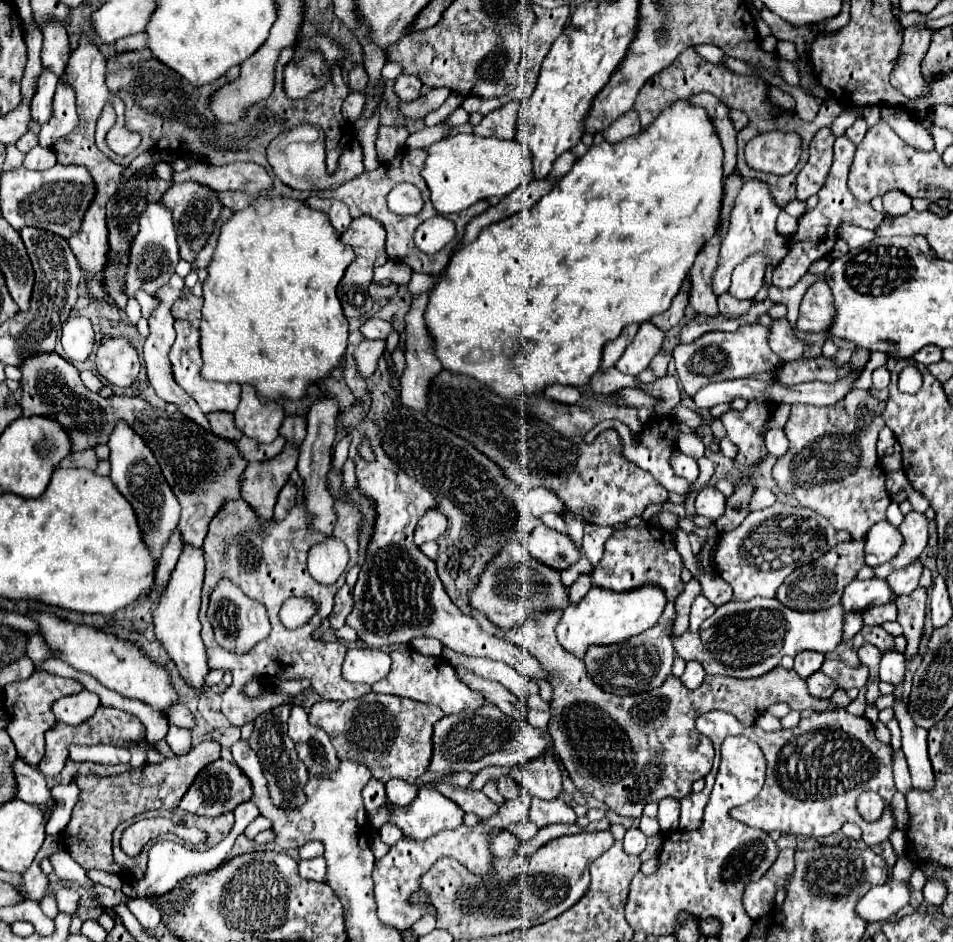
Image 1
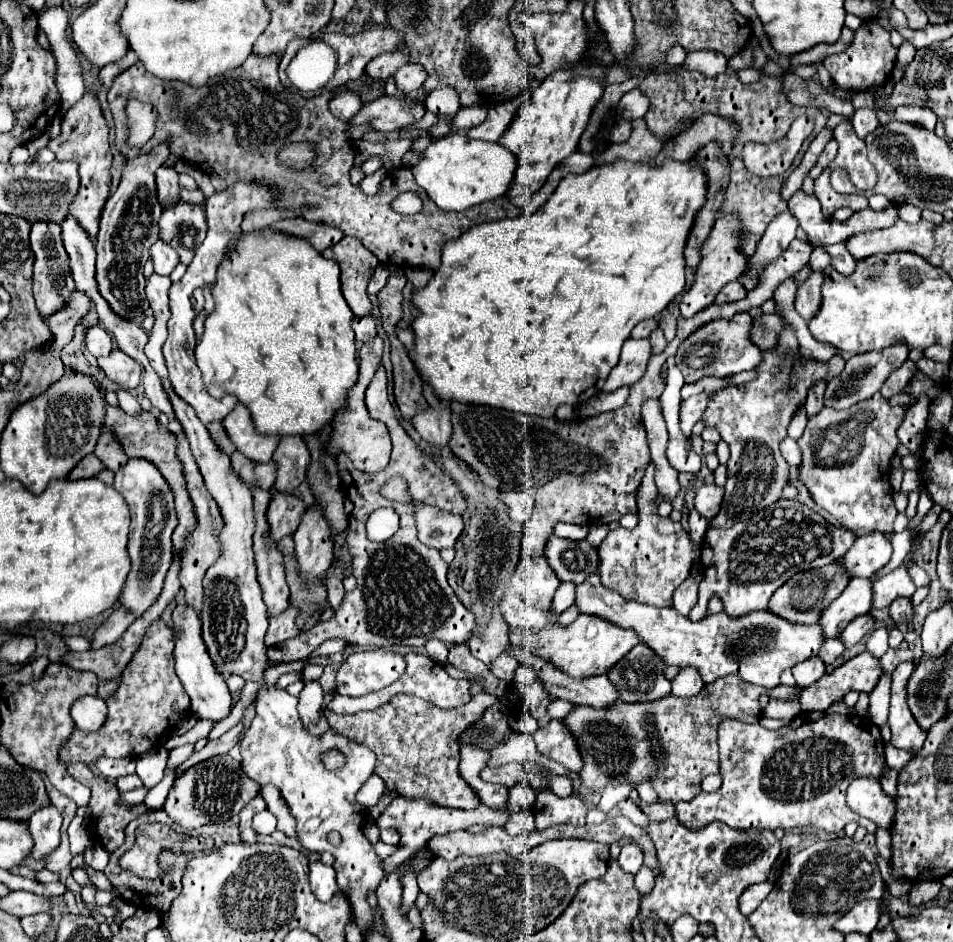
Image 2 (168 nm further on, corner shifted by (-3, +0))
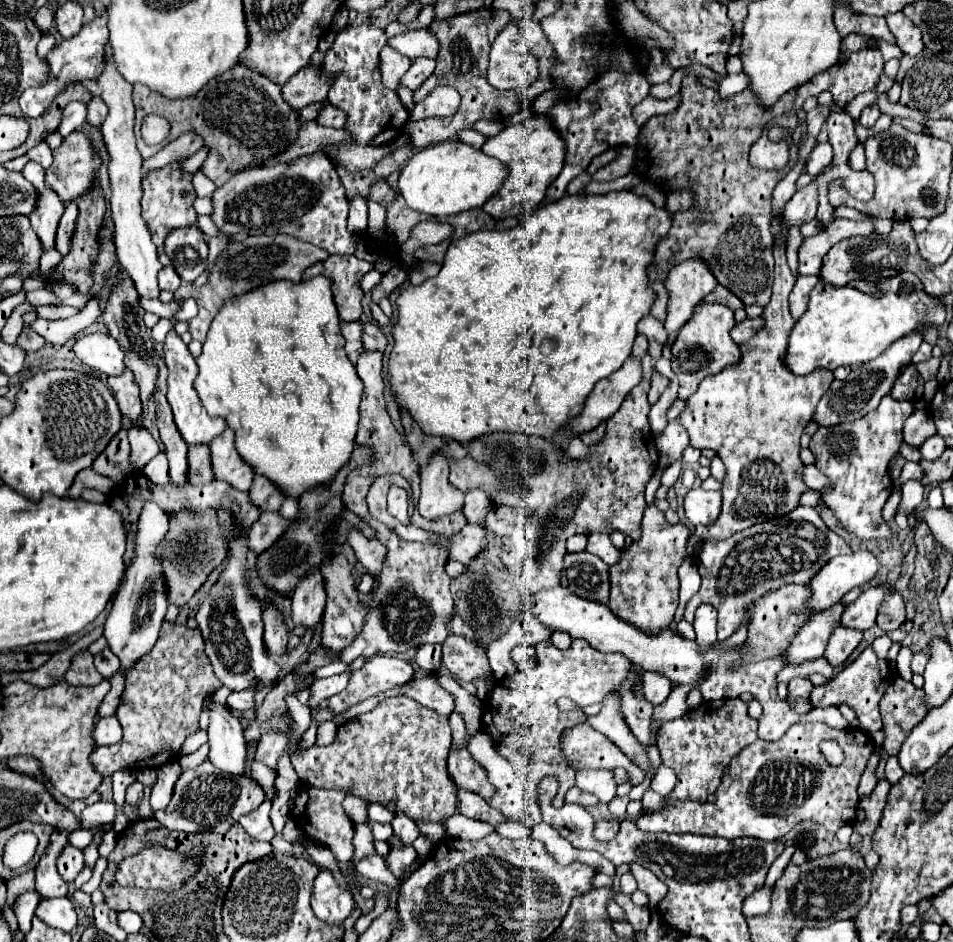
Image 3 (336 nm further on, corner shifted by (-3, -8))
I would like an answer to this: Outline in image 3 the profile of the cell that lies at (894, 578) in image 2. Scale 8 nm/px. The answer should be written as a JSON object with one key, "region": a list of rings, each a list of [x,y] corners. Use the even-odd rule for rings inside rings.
{"region":[[[872,586],[862,592],[862,596],[852,602],[840,618],[840,626],[854,628],[854,630],[868,630],[876,624],[876,612],[880,606],[880,600],[890,592],[886,586]]]}

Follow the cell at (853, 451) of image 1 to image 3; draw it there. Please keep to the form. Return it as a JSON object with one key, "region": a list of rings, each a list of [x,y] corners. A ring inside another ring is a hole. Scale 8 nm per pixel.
{"region":[[[886,394],[880,406],[866,416],[864,430],[836,432],[832,428],[818,428],[810,440],[810,450],[816,456],[816,468],[834,482],[834,488],[824,494],[824,502],[842,526],[862,540],[890,540],[890,526],[880,514],[894,490],[888,464],[900,450],[902,426],[912,412],[912,402],[900,402]]]}

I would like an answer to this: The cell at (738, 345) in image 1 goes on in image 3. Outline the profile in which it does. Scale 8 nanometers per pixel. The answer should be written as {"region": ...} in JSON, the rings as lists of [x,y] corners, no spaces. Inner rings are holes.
{"region":[[[706,302],[696,304],[692,318],[678,330],[672,344],[672,370],[680,380],[680,388],[678,388],[680,400],[688,400],[688,396],[696,392],[704,376],[716,374],[724,366],[736,364],[736,360],[740,360],[740,350],[736,342],[730,338],[730,330],[734,324],[736,320],[730,308],[724,308],[722,304],[706,304]]]}

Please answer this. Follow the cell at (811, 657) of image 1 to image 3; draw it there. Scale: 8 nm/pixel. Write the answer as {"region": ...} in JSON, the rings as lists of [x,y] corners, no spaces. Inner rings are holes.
{"region":[[[792,678],[788,682],[788,698],[808,698],[812,692],[812,684],[808,678]]]}

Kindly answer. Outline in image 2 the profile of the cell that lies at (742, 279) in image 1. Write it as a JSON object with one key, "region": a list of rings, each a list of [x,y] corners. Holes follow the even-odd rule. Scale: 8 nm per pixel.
{"region":[[[788,210],[782,212],[780,216],[776,216],[776,220],[772,220],[768,224],[764,236],[760,238],[760,242],[756,246],[756,252],[750,258],[748,274],[752,278],[760,276],[764,268],[768,268],[774,260],[778,260],[782,256],[782,252],[794,240],[796,228],[798,228],[798,222]]]}

